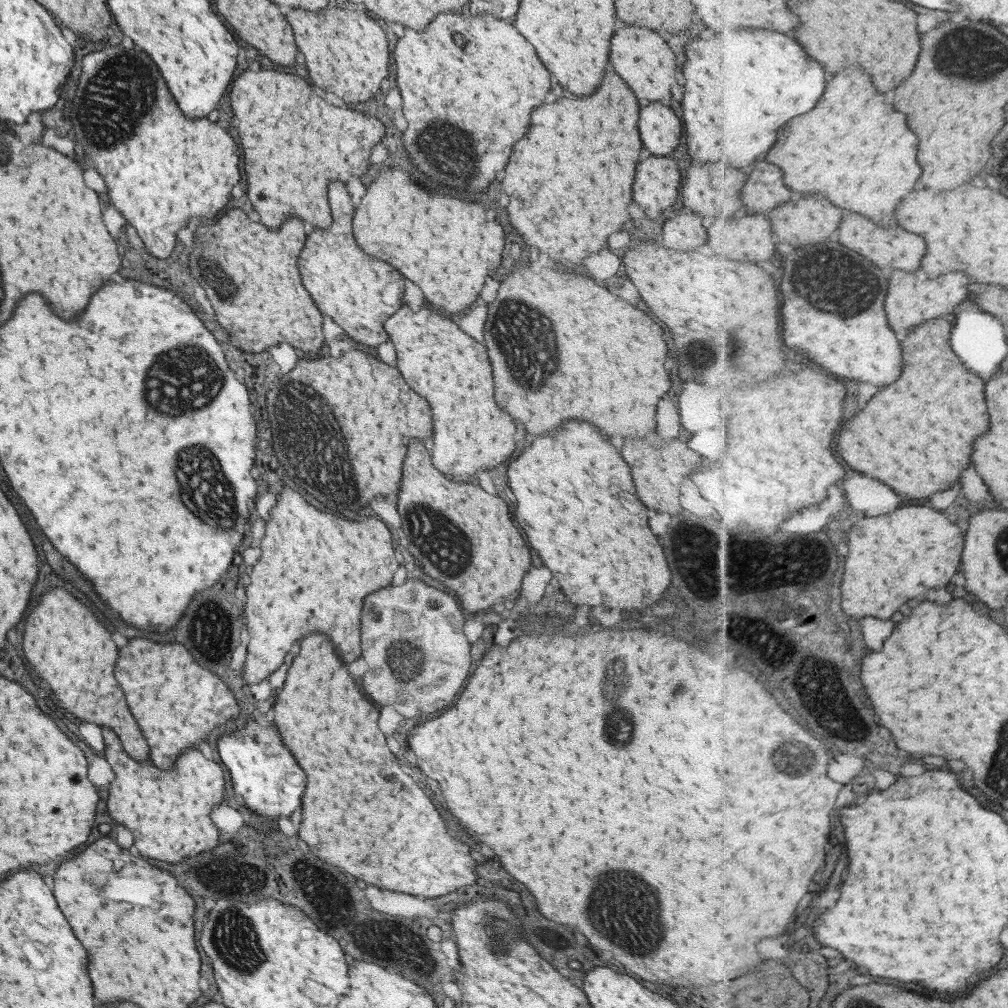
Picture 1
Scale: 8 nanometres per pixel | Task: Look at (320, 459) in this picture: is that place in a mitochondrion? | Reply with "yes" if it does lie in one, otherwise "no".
yes

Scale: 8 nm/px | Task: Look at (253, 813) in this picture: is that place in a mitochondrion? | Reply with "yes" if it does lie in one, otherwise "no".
no

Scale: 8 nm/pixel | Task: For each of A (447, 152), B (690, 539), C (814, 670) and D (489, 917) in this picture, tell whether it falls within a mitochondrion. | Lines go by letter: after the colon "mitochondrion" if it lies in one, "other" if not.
A: mitochondrion
B: mitochondrion
C: mitochondrion
D: mitochondrion

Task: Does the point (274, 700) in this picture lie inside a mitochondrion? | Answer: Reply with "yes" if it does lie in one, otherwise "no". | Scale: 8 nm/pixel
no

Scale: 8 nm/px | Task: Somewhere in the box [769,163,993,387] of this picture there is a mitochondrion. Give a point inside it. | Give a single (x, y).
(815, 279)

